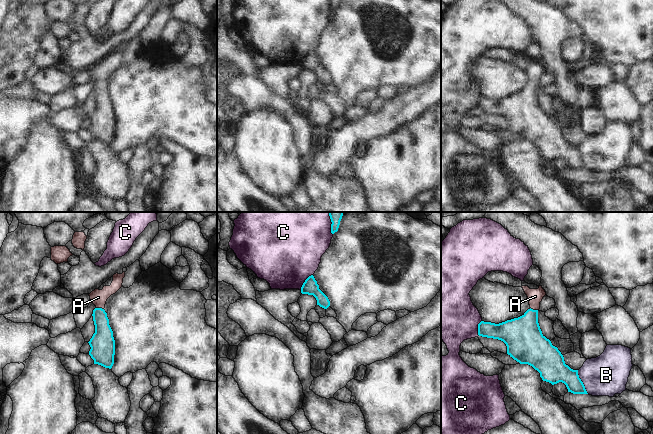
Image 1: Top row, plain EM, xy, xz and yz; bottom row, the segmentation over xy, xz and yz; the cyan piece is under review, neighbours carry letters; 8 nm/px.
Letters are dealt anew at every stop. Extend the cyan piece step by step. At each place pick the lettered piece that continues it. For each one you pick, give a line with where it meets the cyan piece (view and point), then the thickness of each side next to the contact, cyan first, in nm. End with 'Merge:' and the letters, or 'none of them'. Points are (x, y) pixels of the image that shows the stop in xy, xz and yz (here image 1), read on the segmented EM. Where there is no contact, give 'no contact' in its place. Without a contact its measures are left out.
A: meets cyan in xy at (100, 308); 170 nm thick on the cyan side, 130 nm on the other
Merge: A

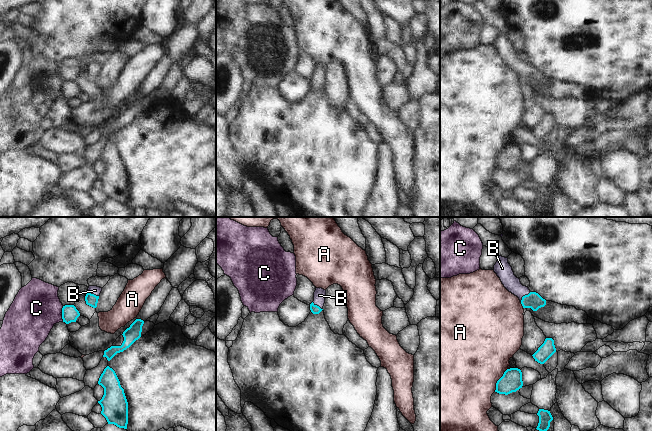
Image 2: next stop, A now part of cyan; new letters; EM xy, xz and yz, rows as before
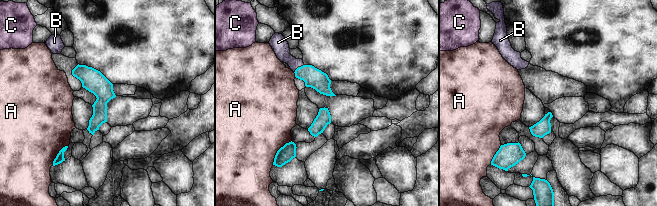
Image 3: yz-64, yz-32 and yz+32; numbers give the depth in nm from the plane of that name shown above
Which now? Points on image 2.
B: meets cyan in yz at (525, 295); 140 nm thick on the cyan side, 120 nm on the other
Merge: B

